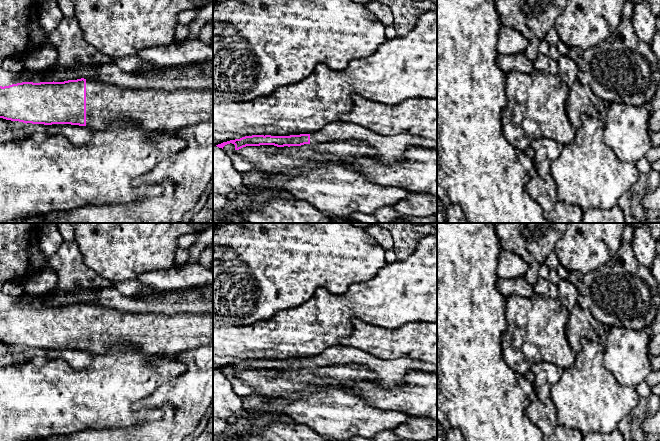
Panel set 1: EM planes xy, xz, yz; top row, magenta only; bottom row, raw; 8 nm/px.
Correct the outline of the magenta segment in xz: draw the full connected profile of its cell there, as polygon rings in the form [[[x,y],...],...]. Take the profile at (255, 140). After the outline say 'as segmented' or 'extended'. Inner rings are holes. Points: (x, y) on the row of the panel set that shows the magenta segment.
[[[341,121],[331,122],[323,129],[311,134],[290,136],[252,135],[223,142],[216,146],[223,149],[225,145],[232,143],[235,145],[235,150],[239,150],[246,146],[274,145],[290,147],[344,140],[367,143],[375,150],[376,157],[388,164],[397,163],[403,159],[406,151],[411,147],[437,149],[437,142],[430,139],[407,134],[382,136],[364,127]]] | extended

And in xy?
[[[84,78],[0,86],[0,118],[26,124],[71,124],[104,129],[109,124],[130,123],[144,130],[171,131],[206,121],[212,115],[213,89],[129,89]]] | extended

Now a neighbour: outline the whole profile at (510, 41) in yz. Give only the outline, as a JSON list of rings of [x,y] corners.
[[[502,25],[498,34],[497,50],[499,54],[505,55],[524,53],[528,42],[520,32]]]

